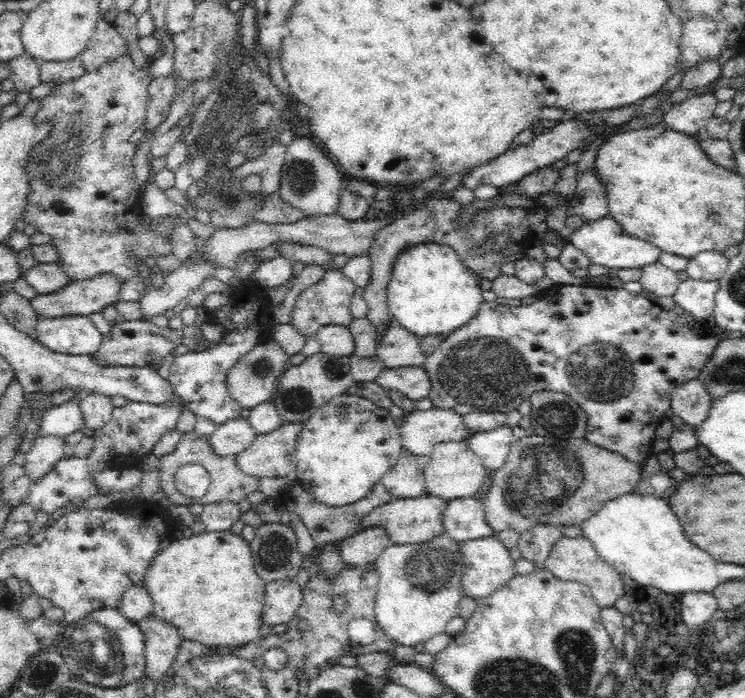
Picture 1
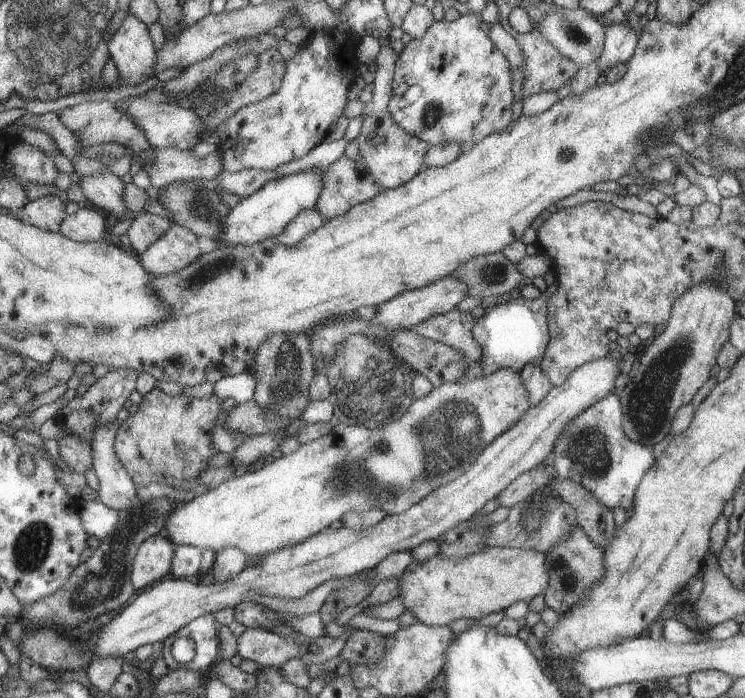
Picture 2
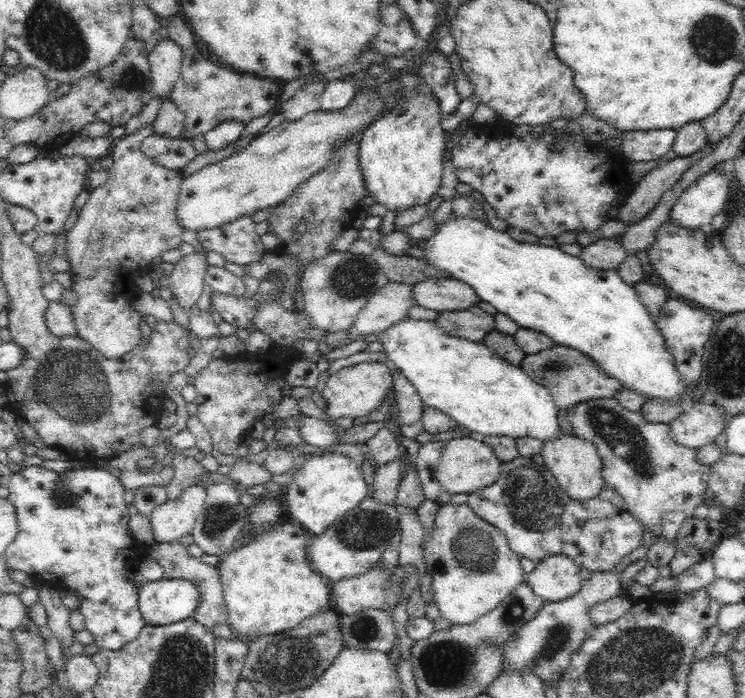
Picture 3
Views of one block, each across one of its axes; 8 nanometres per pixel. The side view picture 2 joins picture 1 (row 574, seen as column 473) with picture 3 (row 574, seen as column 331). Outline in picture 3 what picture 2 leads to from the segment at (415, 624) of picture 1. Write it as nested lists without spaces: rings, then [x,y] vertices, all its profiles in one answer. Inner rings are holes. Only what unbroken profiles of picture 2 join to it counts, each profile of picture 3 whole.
[[[442,503],[433,518],[433,523],[423,544],[423,563],[425,573],[429,574],[433,590],[433,602],[452,625],[466,625],[496,608],[500,601],[516,586],[525,582],[526,575],[517,556],[508,544],[506,535],[496,526],[481,519],[467,503],[452,505]]]

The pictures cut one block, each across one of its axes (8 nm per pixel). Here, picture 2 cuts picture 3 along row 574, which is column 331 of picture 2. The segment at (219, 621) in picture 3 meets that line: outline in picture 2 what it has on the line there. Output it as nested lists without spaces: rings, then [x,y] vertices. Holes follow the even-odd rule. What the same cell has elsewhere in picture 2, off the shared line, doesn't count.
[[[344,154],[322,171],[322,181],[322,194],[315,209],[325,220],[373,199],[383,190],[382,185],[370,175],[363,160],[353,161]]]

